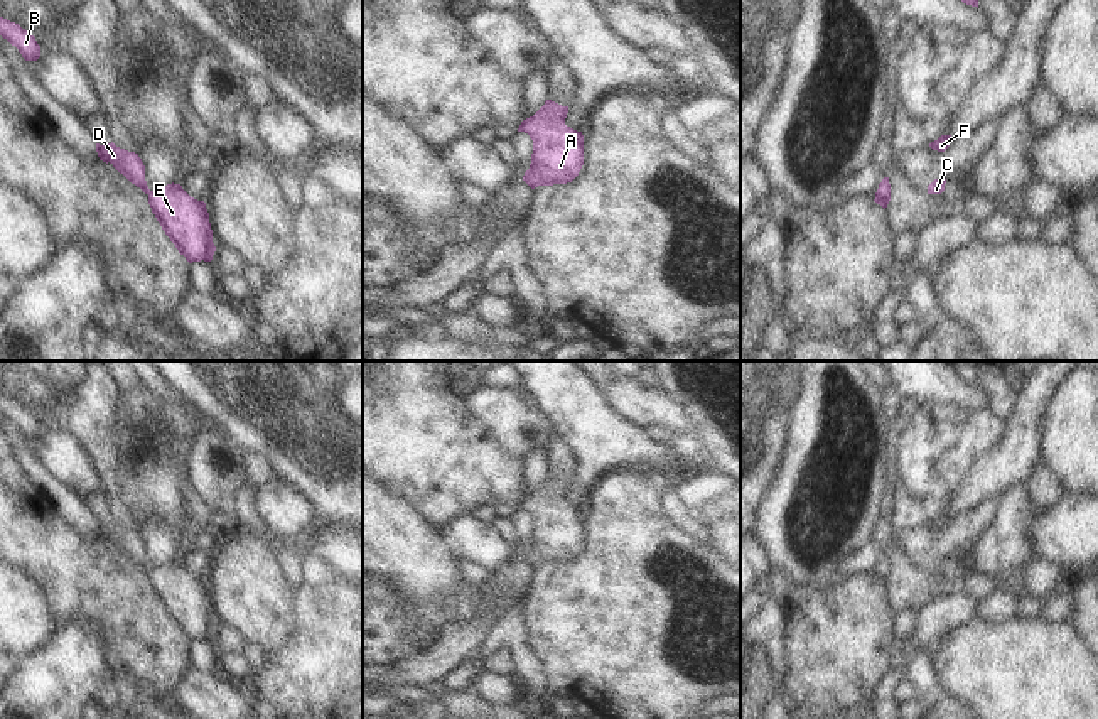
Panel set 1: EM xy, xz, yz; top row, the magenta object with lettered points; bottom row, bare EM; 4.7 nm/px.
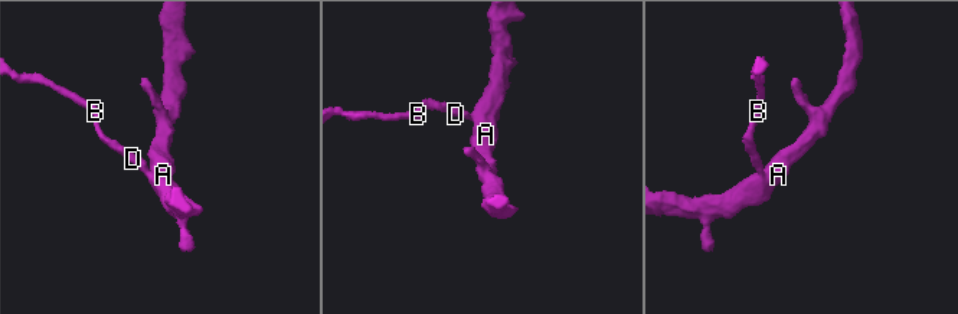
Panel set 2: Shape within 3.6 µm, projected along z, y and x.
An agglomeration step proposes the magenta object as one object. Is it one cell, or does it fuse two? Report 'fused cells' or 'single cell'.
single cell

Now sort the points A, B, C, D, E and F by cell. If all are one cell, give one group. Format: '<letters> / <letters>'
A B C D E F

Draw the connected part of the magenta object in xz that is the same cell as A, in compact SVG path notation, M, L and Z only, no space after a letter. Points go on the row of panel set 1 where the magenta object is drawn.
M546 100L518 128L533 140L531 164L523 176L531 189L572 182L584 165L584 135L565 125L567 113L568 106Z

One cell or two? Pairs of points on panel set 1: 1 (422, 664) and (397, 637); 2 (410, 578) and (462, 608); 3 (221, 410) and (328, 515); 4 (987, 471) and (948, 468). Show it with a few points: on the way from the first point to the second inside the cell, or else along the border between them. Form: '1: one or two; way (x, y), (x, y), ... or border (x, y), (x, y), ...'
1: two; border (446, 632), (422, 650), (388, 667)
2: two; border (462, 581), (439, 601), (410, 601), (405, 596)
3: one; way (252, 424), (312, 485)
4: two; border (999, 443), (977, 461), (962, 485), (945, 500)

